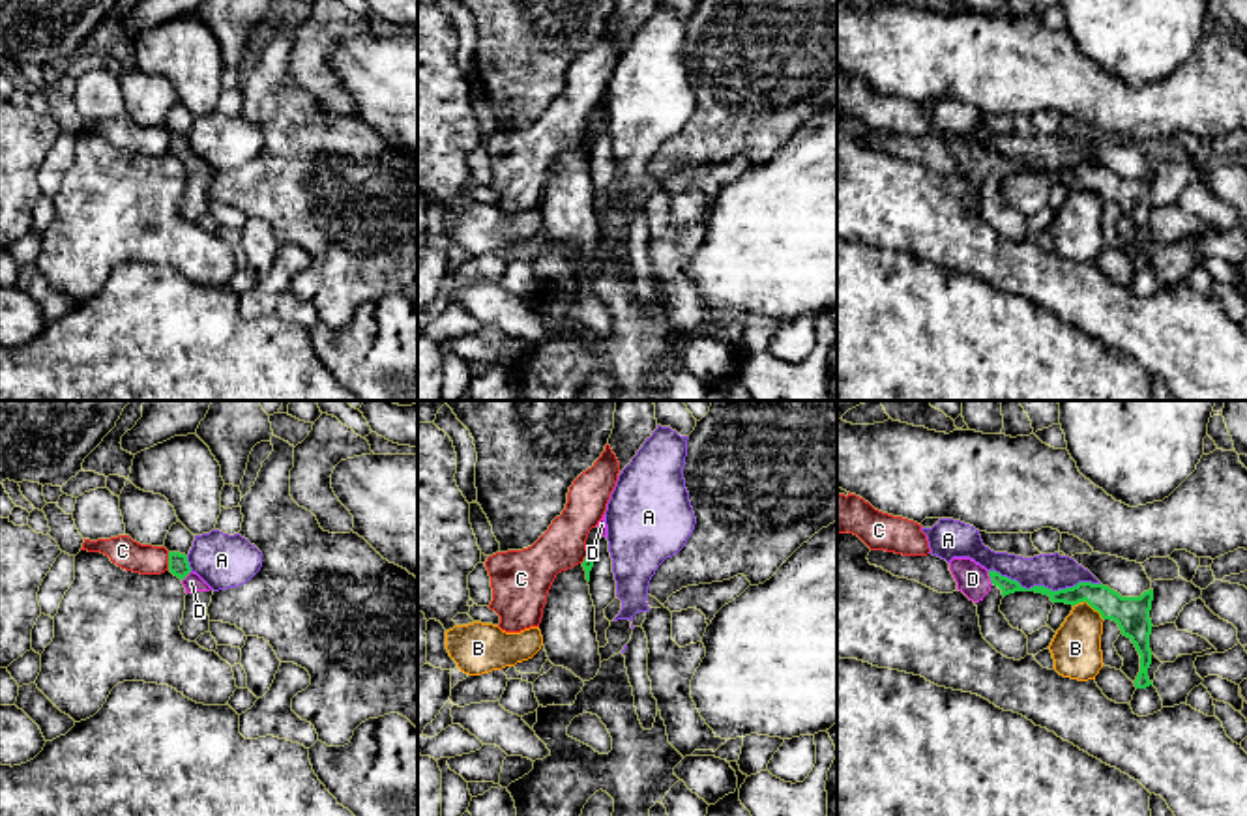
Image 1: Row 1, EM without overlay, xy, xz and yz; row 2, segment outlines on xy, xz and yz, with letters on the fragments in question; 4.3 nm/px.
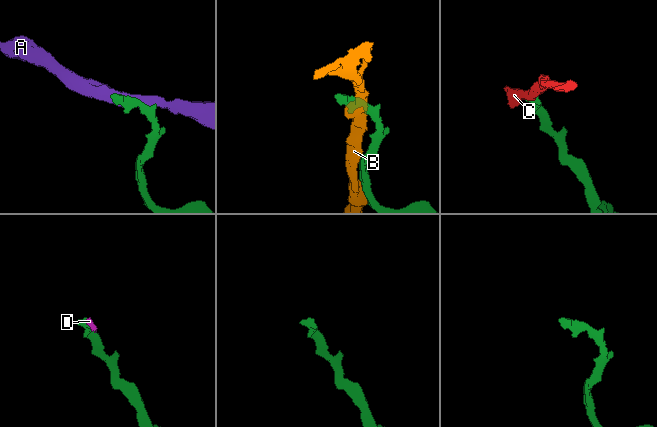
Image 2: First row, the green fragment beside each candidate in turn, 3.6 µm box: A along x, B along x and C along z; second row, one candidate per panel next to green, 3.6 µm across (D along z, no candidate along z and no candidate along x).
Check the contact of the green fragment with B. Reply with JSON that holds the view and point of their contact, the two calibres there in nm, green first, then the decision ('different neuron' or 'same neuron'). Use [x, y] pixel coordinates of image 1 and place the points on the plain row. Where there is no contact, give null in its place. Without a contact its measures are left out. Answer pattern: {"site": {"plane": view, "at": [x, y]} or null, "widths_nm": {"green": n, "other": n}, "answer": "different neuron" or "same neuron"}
{"site": {"plane": "yz", "at": [1090, 186]}, "widths_nm": {"green": 150, "other": 220}, "answer": "different neuron"}

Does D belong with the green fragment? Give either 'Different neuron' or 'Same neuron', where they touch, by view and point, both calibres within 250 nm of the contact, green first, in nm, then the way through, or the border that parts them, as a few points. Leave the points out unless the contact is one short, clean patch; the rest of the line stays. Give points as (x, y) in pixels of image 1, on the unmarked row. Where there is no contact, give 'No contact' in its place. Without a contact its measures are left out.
Same neuron. Touches green at yz (989, 156). Thickness 70 nm (green) against 140 nm

